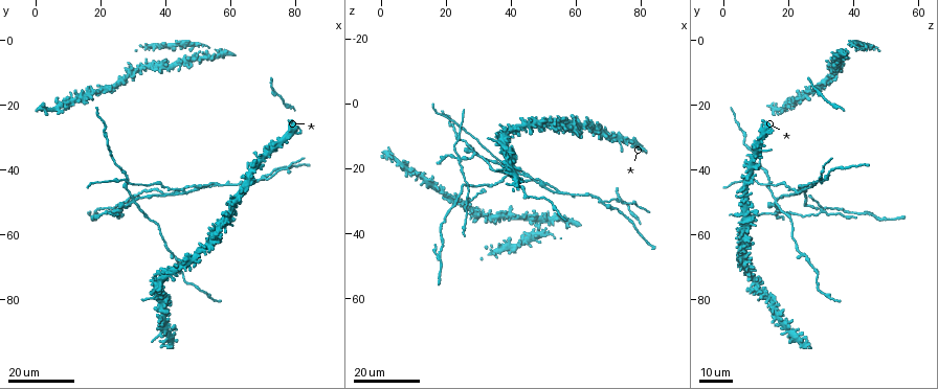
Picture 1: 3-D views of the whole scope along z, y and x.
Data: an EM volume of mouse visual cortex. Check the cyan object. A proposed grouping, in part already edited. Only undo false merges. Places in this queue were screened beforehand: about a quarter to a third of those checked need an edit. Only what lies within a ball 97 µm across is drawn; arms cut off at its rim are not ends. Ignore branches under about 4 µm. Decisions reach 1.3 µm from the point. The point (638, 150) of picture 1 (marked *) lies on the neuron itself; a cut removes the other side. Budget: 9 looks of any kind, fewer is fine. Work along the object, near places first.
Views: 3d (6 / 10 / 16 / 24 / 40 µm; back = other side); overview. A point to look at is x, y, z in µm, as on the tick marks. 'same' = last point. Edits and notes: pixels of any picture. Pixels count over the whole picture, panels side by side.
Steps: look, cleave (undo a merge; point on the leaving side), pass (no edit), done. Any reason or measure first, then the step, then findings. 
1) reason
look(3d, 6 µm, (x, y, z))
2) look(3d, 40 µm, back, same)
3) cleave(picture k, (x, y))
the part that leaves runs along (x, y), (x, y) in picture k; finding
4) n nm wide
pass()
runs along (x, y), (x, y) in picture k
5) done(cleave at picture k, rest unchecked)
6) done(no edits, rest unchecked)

four or more arms meet
look(3d, 24 µm, (23.5, 53.0, 18.0))

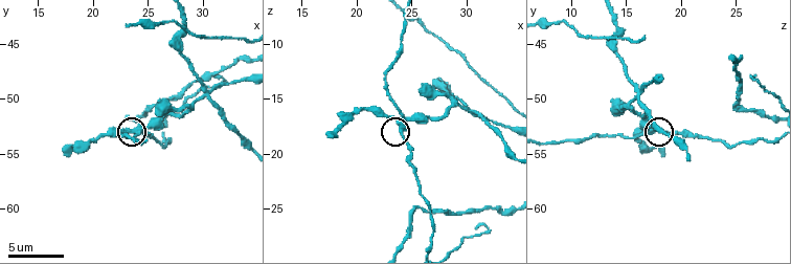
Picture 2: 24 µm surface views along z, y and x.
look(3d, 6 µm, (24.2, 52.8, 17.4))

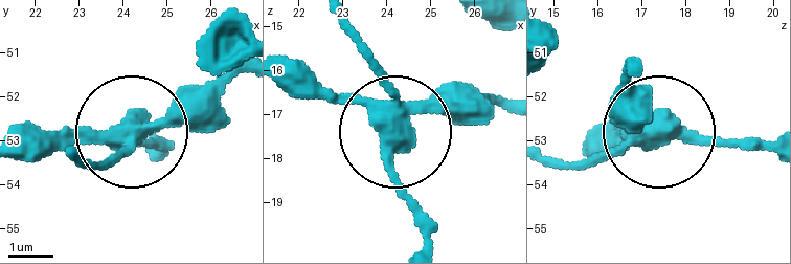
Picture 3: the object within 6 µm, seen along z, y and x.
side arm 8 µm
cleave(picture 3, (100, 166))
the part that leaves runs along (646, 140), (766, 148) in picture 3; two neurons meet here

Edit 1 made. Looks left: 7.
look(overview)

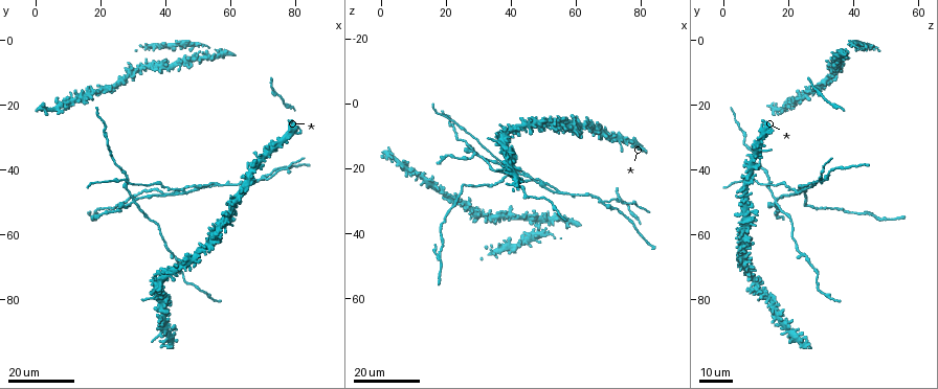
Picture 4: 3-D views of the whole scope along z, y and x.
sudden change in width
look(3d, 24 µm, (55.0, 45.0, 27.0))

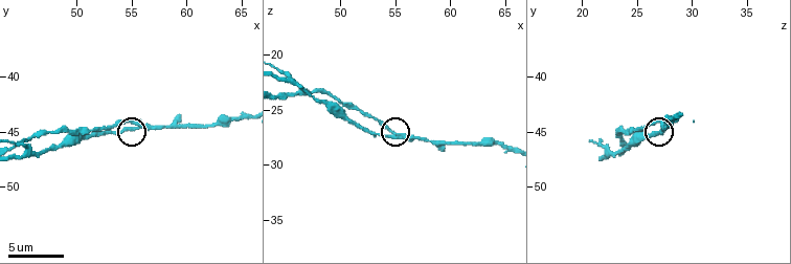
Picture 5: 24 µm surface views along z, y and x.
look(3d, 10 µm, (55.0, 44.6, 27.6))

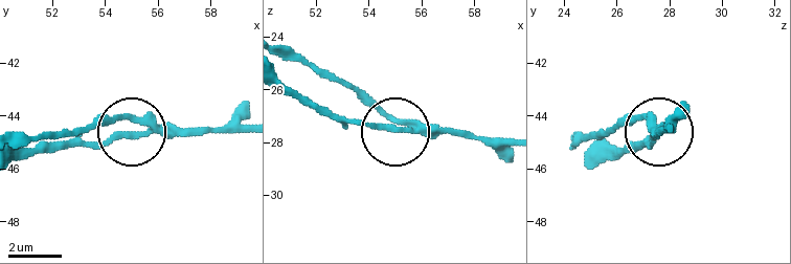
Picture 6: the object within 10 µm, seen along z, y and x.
cleave(picture 6, (123, 118))
the part that leaves runs along (164, 130), (98, 116), (71, 130), (18, 137) in picture 6; two neurons meet here

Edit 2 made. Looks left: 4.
look(overview)

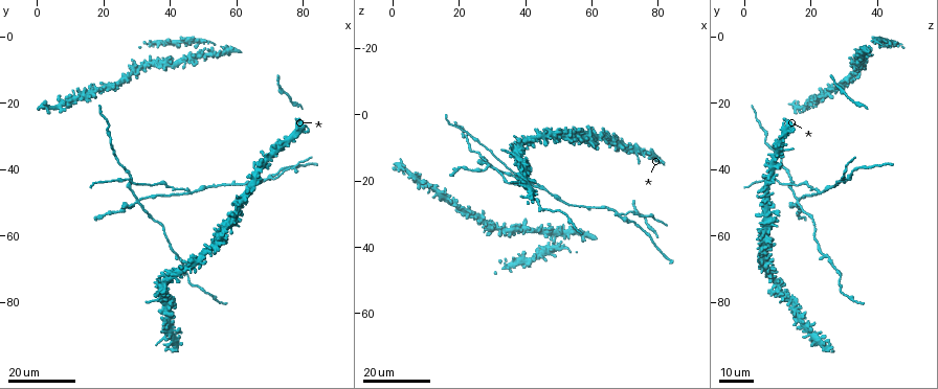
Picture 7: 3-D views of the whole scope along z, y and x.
branch point
look(3d, 16 µm, (45.5, 46.0, 22.0))

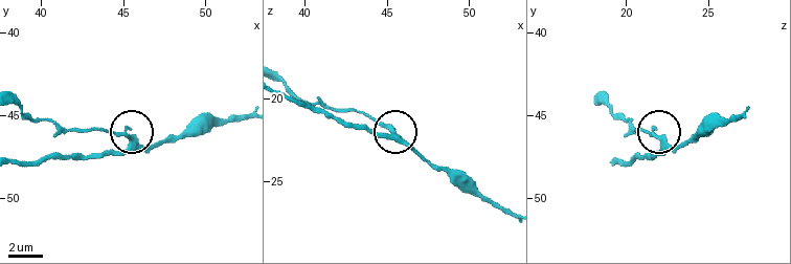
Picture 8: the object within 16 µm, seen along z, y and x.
look(3d, 6 µm, (45.8, 46.6, 22.3))

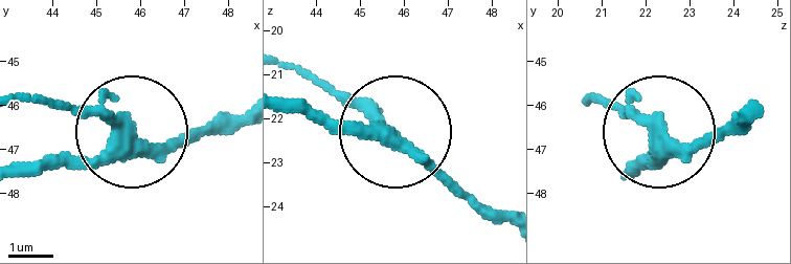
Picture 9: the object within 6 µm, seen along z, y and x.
cleave(picture 9, (78, 117))
the part that leaves runs along (117, 131), (20, 97) in picture 9; a second neuron is stuck on

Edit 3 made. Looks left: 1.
done(cleave at picture 3, cleave at picture 6, cleave at picture 9, rest unchecked)

